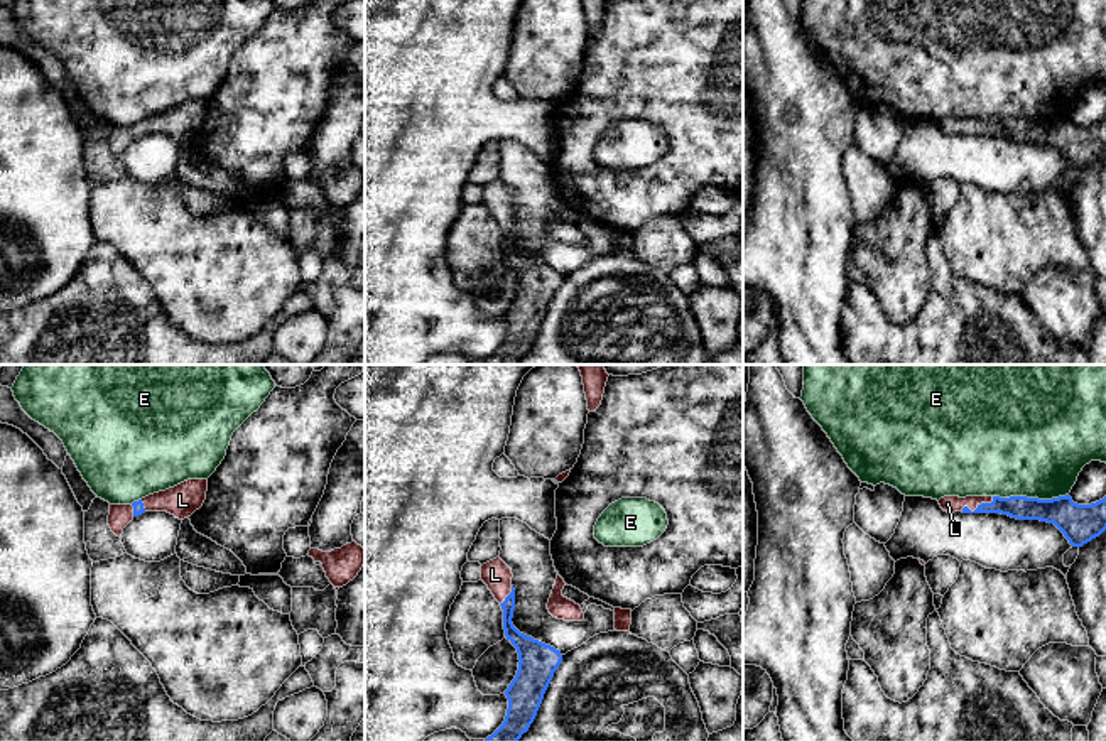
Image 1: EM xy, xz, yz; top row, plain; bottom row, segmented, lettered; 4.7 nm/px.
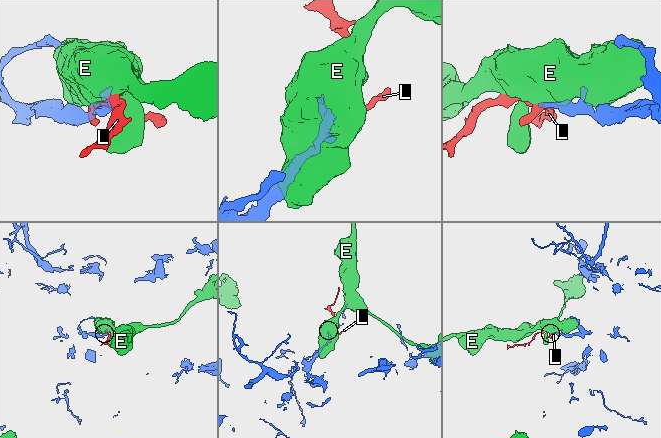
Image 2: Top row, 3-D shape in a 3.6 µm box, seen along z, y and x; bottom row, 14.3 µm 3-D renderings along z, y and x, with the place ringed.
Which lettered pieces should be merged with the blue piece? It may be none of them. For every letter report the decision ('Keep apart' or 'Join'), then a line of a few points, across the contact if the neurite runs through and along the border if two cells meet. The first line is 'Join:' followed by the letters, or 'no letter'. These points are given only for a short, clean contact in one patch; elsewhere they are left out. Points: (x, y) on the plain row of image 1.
Join: L
E: Keep apart
L: Join. Line: yz (1017, 129), (978, 127), (948, 125)

